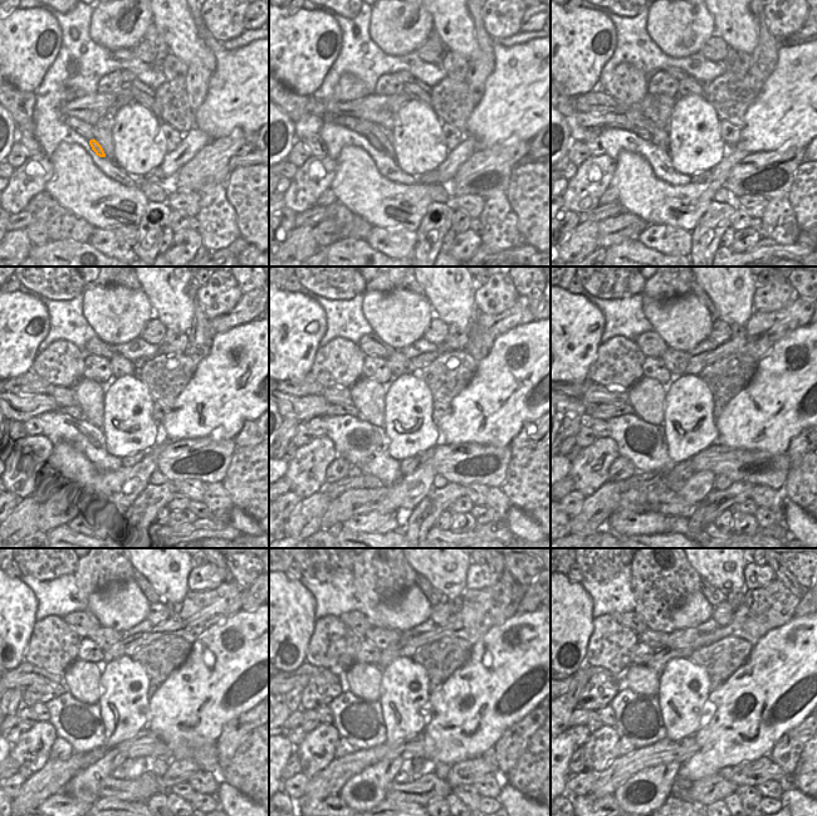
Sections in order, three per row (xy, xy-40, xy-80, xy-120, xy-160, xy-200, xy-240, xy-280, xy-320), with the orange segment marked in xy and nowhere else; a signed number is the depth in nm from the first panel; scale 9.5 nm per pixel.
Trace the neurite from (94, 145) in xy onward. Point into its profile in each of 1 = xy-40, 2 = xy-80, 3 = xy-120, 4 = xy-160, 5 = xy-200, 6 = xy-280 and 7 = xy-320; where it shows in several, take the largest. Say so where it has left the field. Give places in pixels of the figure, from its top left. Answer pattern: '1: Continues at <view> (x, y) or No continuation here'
1: Continues at xy-40 (371, 138)
2: Continues at xy-80 (644, 133)
3: Continues at xy-120 (76, 413)
4: Continues at xy-160 (333, 409)
5: Continues at xy-200 (605, 411)
6: Continues at xy-280 (317, 692)
7: Continues at xy-320 (600, 689)

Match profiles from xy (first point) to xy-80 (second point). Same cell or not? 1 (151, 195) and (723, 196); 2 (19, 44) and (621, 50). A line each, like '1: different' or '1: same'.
1: same
2: different

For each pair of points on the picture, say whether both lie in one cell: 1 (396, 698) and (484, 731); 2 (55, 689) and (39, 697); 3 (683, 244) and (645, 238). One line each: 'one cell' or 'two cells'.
1: two cells
2: one cell
3: one cell

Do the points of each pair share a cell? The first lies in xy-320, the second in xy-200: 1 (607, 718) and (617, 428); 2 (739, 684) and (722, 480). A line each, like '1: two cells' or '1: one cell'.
1: two cells
2: two cells

